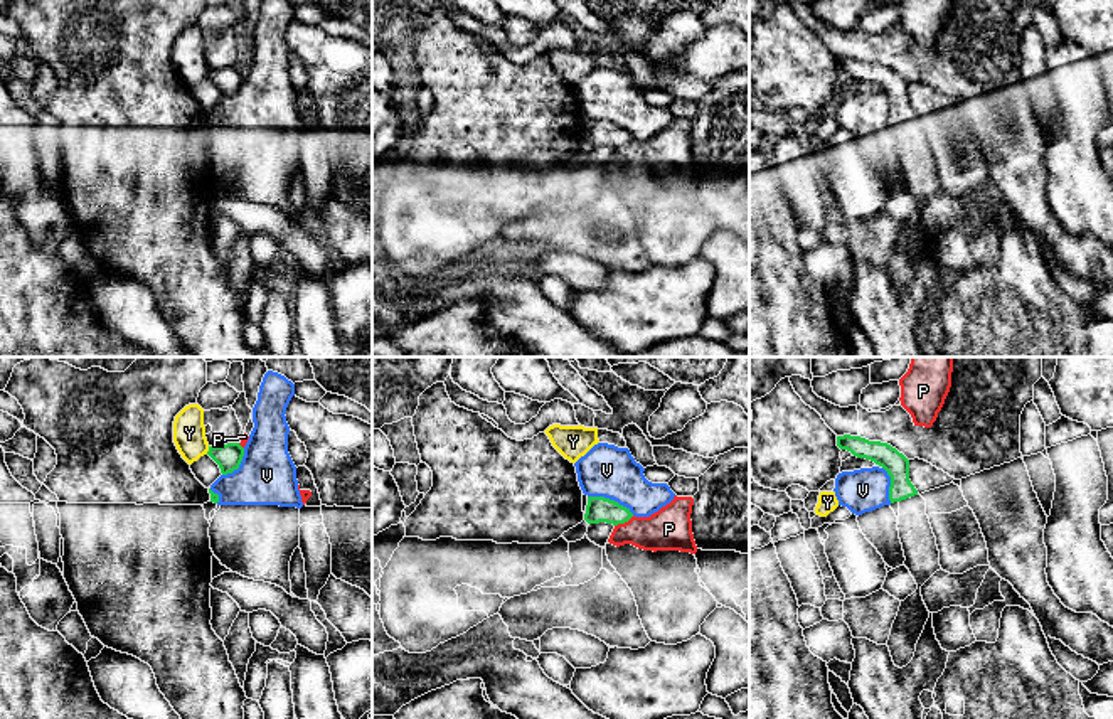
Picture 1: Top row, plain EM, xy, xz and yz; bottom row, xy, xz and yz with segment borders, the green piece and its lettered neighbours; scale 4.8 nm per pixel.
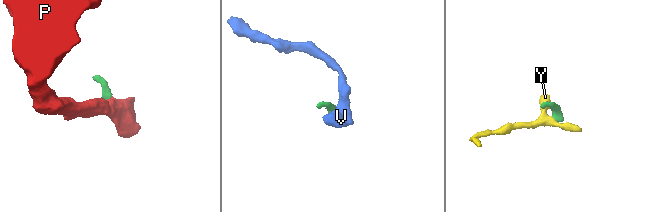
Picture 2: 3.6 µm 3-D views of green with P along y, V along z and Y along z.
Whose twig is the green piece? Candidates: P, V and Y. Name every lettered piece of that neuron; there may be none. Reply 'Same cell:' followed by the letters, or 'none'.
Same cell: none

